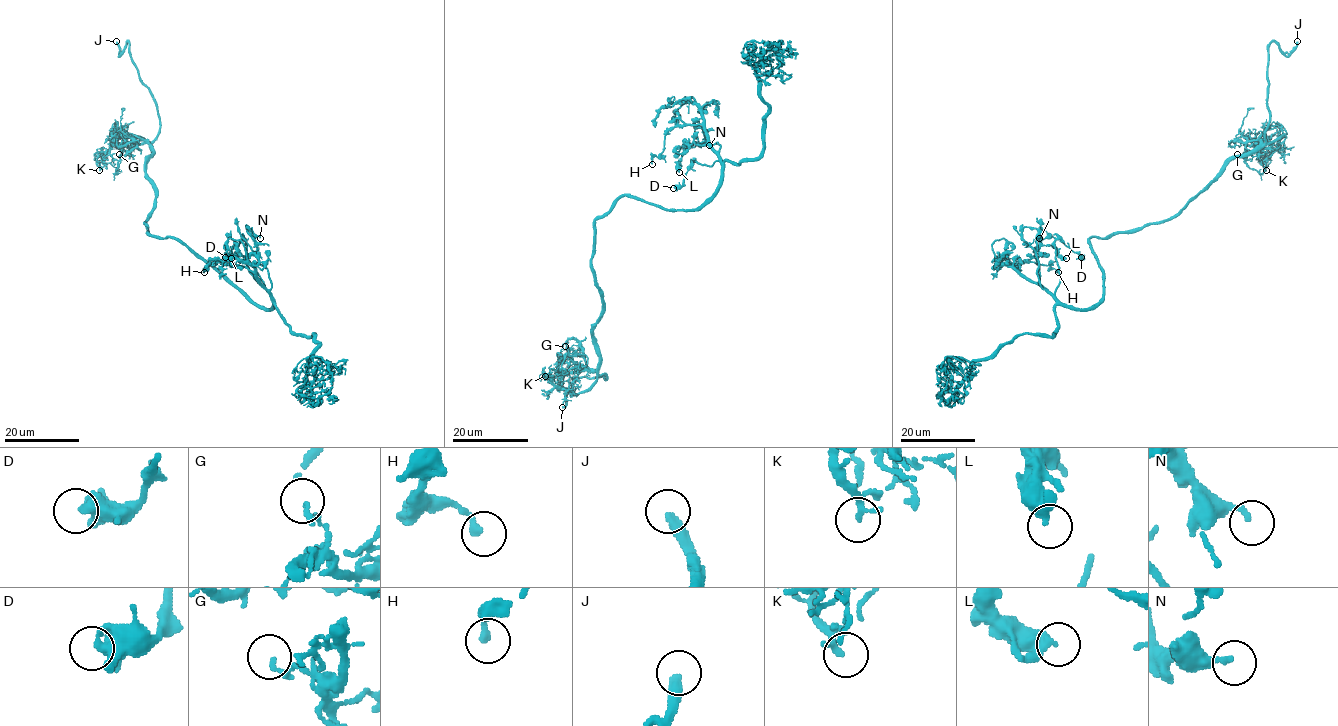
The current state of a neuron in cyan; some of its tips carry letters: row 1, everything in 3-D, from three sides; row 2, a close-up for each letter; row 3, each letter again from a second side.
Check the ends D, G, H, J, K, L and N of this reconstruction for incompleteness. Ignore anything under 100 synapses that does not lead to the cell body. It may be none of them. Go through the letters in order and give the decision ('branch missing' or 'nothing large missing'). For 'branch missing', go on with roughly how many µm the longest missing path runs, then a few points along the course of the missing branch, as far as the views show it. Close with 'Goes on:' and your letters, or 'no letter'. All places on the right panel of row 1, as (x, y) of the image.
D: nothing large missing
G: nothing large missing
H: nothing large missing
J: branch missing; missing 15 µm; course (1297, 41), (1298, 27), (1306, 20), (1317, 20), (1321, 15)
K: nothing large missing
L: nothing large missing
N: nothing large missing
Goes on: J

